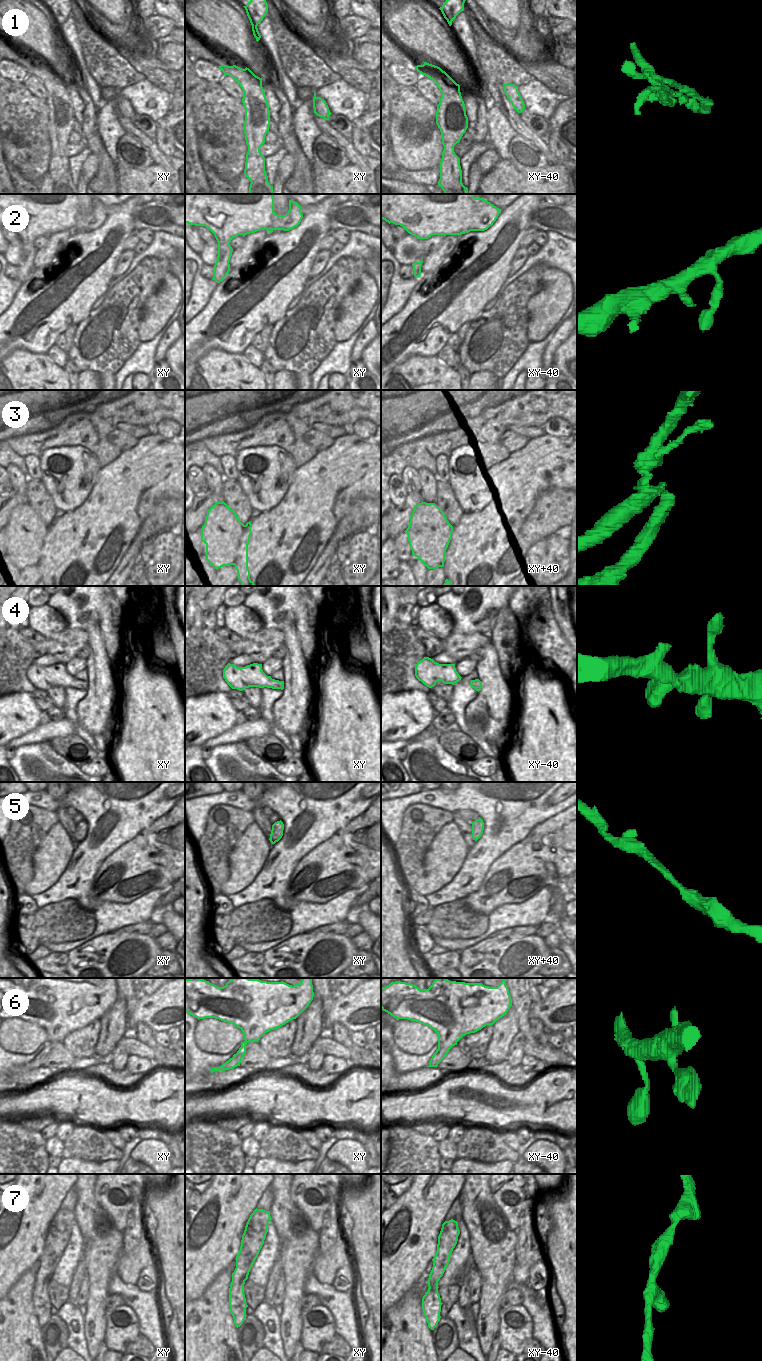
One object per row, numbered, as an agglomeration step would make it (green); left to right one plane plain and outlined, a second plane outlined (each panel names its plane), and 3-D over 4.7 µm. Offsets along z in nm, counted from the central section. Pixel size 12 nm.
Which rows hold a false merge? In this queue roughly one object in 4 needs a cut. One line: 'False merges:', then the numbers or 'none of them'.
False merges: 1, 3

